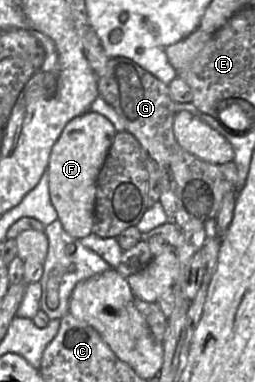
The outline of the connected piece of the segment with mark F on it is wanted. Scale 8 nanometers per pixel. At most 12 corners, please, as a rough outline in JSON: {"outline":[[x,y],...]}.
{"outline":[[89,111],[52,148],[50,199],[64,230],[92,233],[97,178],[116,134]]}

